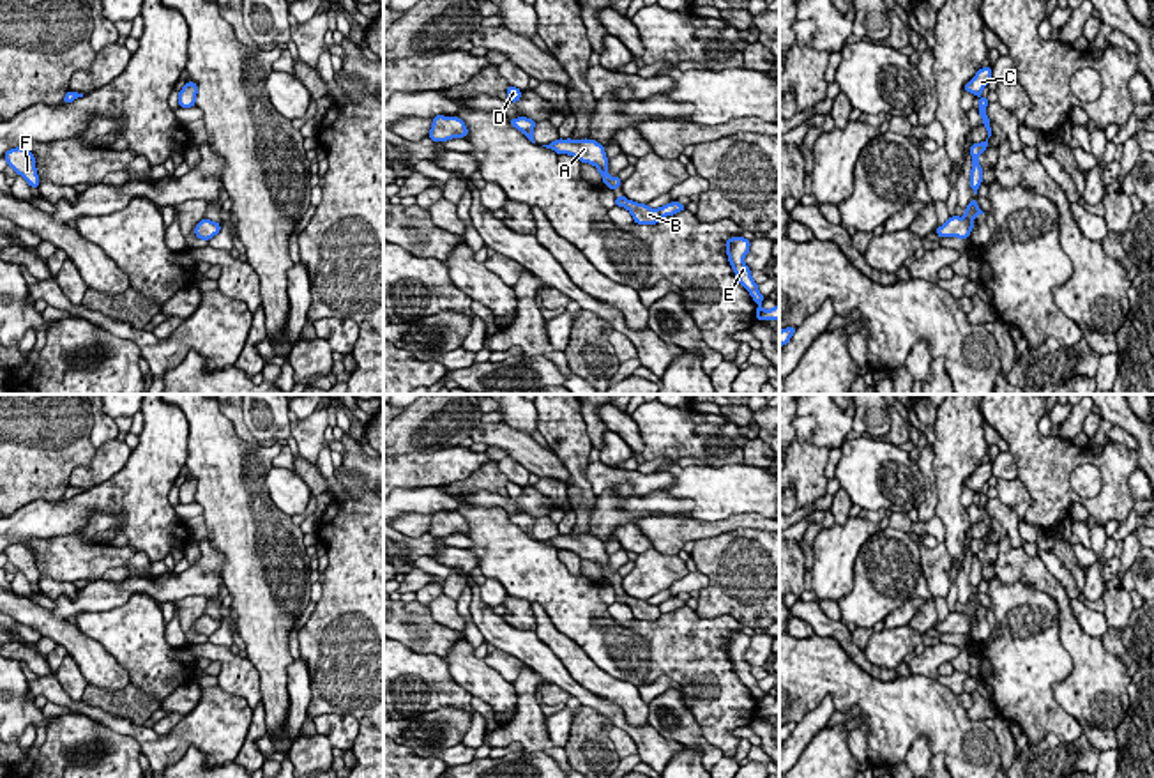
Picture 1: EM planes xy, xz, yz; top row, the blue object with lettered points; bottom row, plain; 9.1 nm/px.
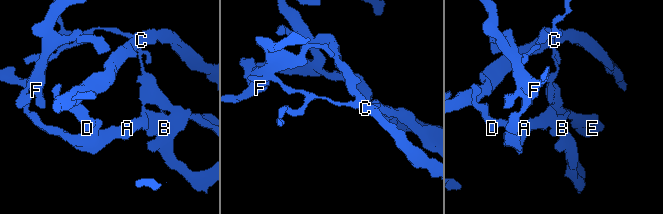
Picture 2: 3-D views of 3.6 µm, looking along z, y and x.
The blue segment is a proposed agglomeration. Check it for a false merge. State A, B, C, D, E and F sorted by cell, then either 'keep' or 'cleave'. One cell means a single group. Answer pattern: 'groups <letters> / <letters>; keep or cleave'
groups A B C D E F; keep

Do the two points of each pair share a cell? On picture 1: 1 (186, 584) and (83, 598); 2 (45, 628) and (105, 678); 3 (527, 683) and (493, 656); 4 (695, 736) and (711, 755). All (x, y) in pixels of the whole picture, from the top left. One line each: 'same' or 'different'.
1: same
2: same
3: different
4: same

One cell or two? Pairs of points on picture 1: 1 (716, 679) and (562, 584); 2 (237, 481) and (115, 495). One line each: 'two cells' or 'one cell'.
1: one cell
2: two cells

